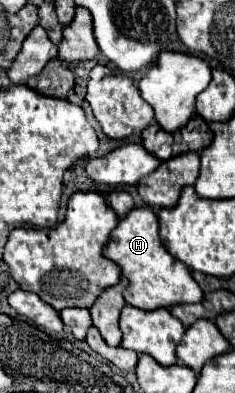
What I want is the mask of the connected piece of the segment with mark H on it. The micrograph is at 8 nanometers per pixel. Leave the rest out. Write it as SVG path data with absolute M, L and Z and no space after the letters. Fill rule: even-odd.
M149 206L133 208L123 220L119 220L103 248L103 256L113 260L121 268L121 274L129 280L123 296L125 302L135 308L155 310L179 302L199 302L203 298L203 292L193 280L191 270L173 258L161 244L157 234L157 214Z

